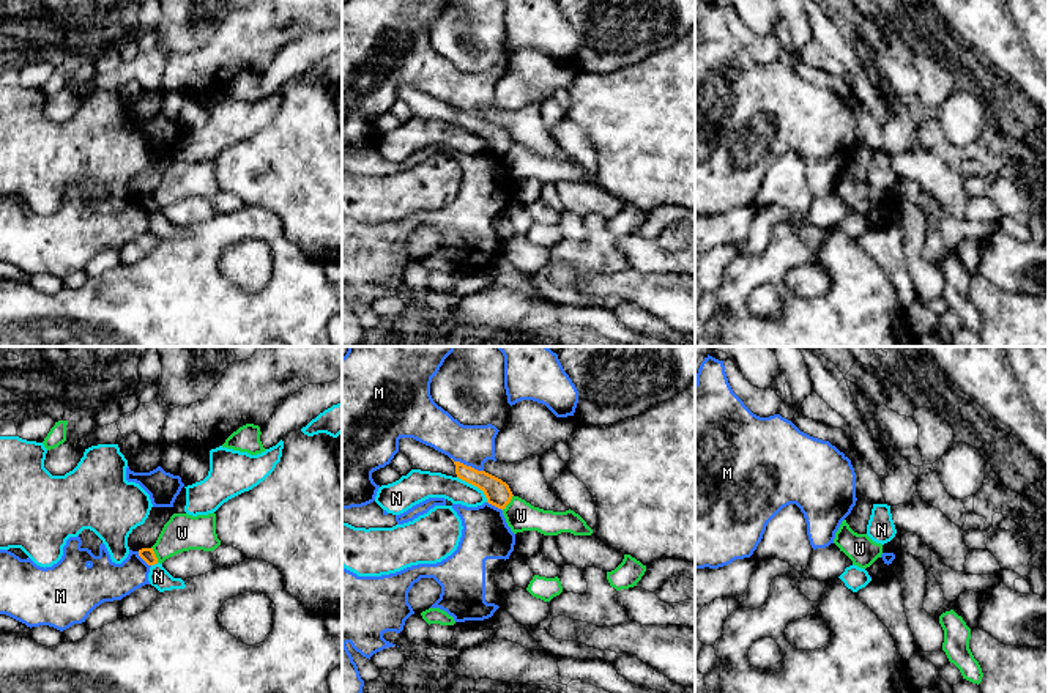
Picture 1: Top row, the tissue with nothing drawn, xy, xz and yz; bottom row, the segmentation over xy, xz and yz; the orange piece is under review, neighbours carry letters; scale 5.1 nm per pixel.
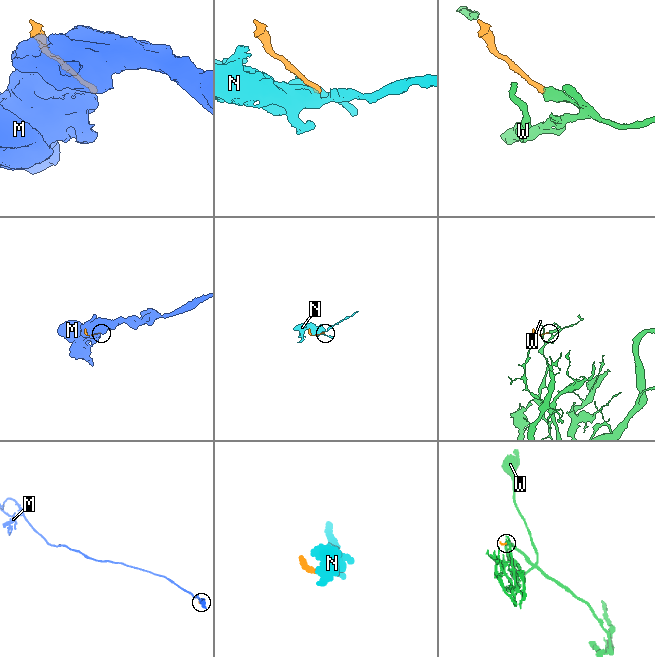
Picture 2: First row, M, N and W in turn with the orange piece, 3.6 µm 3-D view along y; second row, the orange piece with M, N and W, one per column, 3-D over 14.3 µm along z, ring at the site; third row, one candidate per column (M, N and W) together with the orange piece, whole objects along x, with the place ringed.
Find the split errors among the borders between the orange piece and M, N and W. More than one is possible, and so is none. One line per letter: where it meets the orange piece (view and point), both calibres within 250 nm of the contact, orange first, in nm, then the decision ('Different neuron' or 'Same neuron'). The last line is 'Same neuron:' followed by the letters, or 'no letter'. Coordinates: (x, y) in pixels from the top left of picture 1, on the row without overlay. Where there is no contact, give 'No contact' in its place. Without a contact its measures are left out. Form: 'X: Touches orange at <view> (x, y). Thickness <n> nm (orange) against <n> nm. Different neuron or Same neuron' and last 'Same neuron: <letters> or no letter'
M: Touches orange at xz (465, 112). Thickness 130 nm (orange) against 200 nm. Different neuron
N: Touches orange at xz (475, 133). Thickness 130 nm (orange) against 140 nm. Different neuron
W: Touches orange at xz (508, 150). Thickness 130 nm (orange) against 160 nm. Different neuron
Same neuron: no letter

